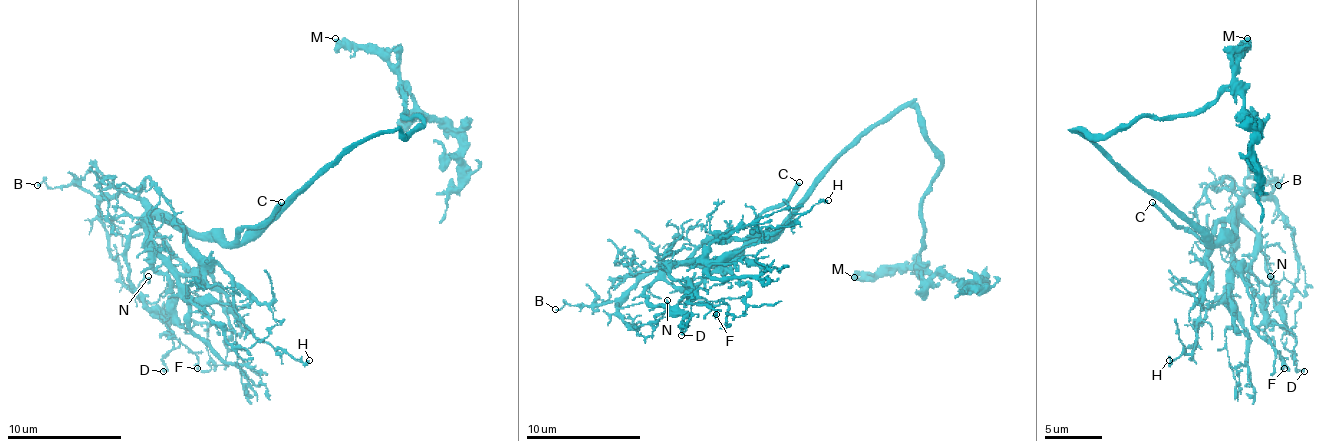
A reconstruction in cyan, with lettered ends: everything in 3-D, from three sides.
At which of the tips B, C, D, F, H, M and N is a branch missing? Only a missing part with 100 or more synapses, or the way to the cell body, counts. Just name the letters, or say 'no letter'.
C

